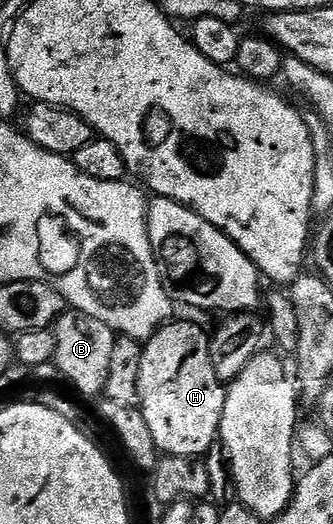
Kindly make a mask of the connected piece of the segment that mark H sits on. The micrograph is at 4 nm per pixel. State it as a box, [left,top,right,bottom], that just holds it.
[138,319,225,458]

